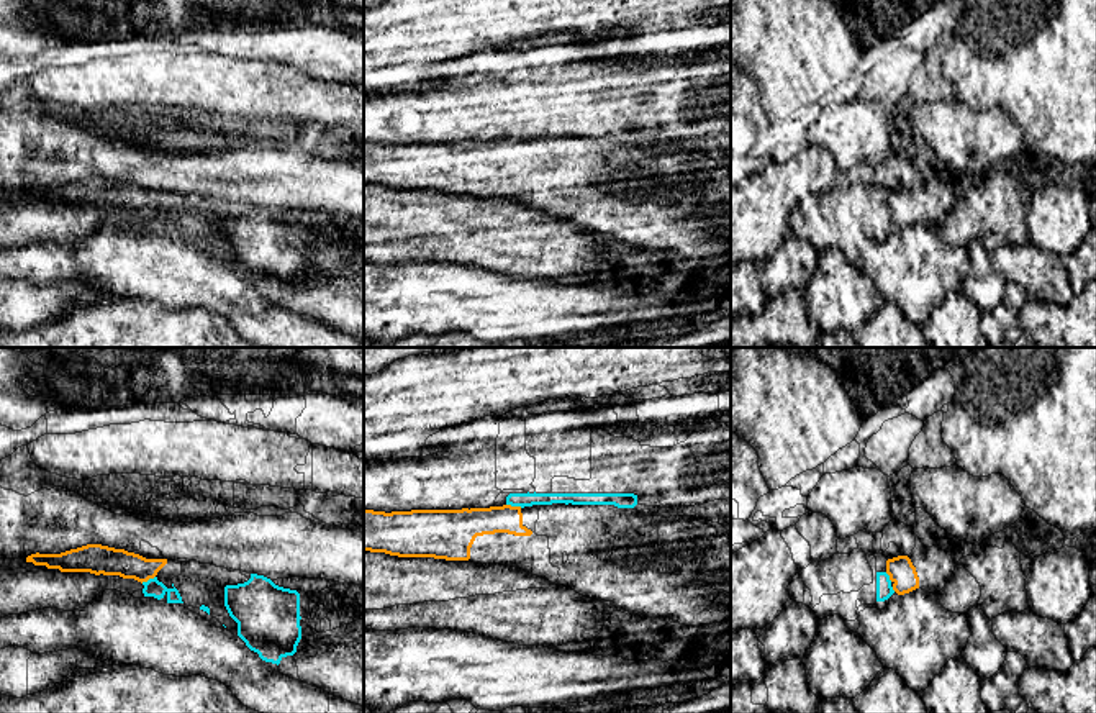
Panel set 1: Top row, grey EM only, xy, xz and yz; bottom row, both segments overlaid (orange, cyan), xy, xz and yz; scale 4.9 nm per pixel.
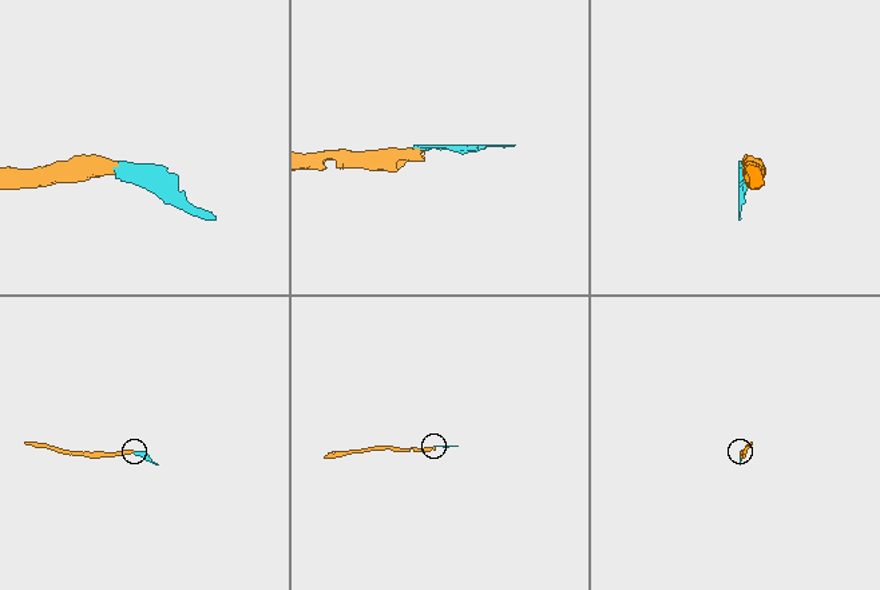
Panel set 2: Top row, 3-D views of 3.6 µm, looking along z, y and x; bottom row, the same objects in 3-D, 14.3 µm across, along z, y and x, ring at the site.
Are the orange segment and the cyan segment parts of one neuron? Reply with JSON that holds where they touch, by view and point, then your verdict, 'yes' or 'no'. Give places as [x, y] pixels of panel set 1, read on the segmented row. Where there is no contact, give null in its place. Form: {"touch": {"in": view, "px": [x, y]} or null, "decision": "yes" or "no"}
{"touch": {"in": "xz", "px": [515, 507]}, "decision": "no"}

